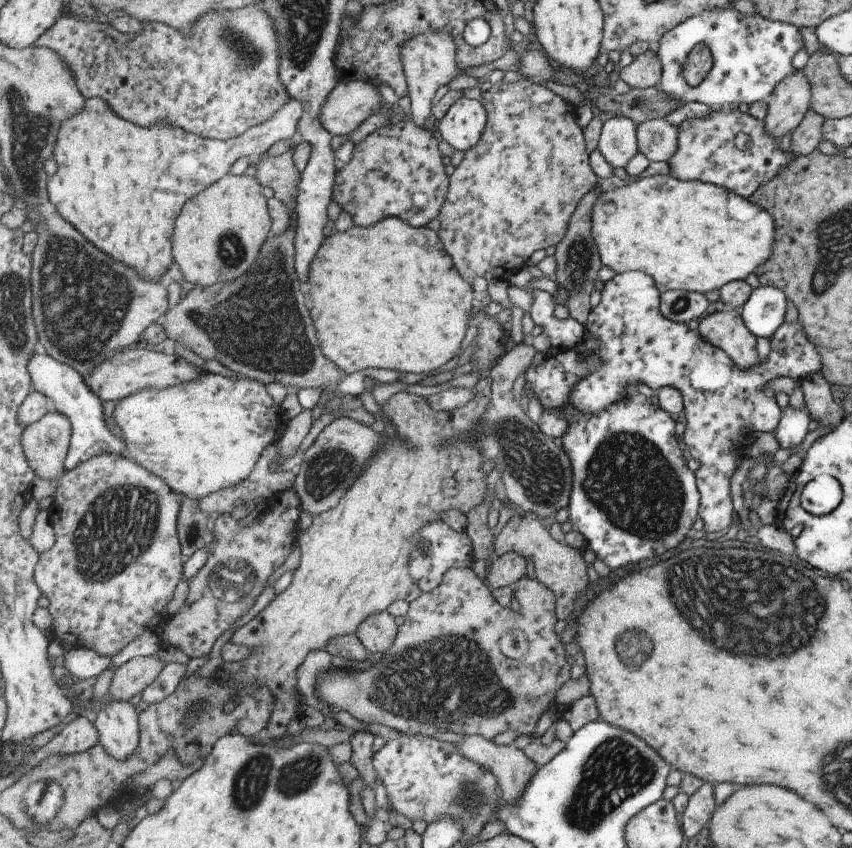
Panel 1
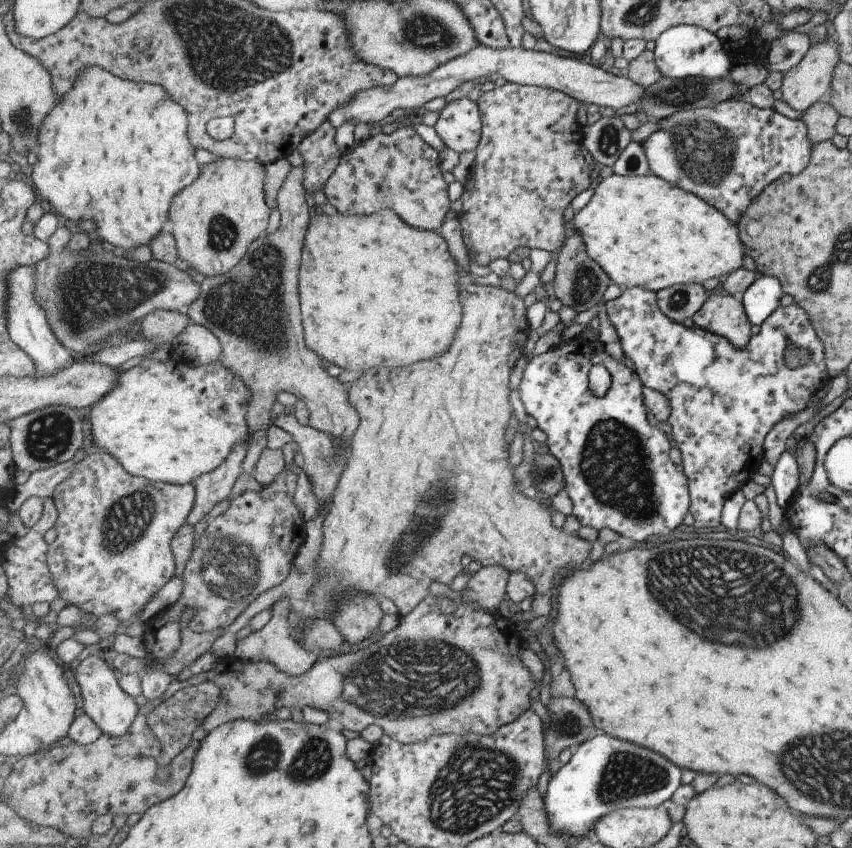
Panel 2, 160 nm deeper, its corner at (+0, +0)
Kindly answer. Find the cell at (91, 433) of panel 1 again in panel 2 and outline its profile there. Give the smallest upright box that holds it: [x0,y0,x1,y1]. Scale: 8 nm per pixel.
[6,265,75,376]

